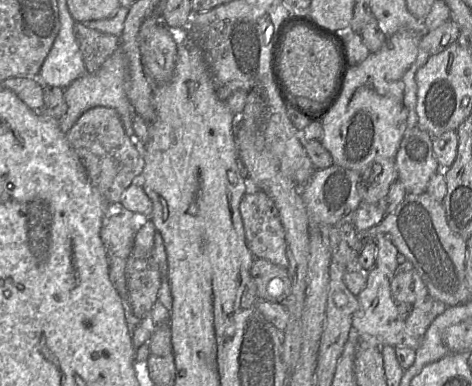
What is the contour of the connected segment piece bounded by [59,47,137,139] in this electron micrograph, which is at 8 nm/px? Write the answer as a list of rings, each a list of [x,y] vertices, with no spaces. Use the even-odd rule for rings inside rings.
[[[118,47],[96,73],[85,73],[82,77],[74,80],[68,87],[63,88],[66,112],[59,120],[61,131],[66,134],[85,111],[93,107],[102,106],[116,110],[125,133],[135,139],[133,118],[137,114],[126,95],[126,79],[127,59],[123,51]]]

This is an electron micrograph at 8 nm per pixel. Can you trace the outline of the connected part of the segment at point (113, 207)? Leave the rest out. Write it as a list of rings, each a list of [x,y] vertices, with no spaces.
[[[121,203],[108,205],[100,237],[106,250],[109,277],[121,299],[127,299],[125,266],[134,247],[135,236],[148,217],[126,209]]]

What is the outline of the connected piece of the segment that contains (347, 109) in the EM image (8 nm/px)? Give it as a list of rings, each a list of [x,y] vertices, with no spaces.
[[[399,31],[388,36],[379,51],[370,53],[360,64],[351,66],[339,100],[322,120],[323,135],[320,142],[330,152],[333,164],[361,175],[377,158],[395,158],[405,131],[418,123],[415,75],[430,56],[420,51],[420,38],[410,31]]]

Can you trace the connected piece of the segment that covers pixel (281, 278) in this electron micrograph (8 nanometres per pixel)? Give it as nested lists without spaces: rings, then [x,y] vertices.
[[[255,258],[250,273],[258,299],[284,303],[291,292],[291,280],[287,268],[266,259]]]

